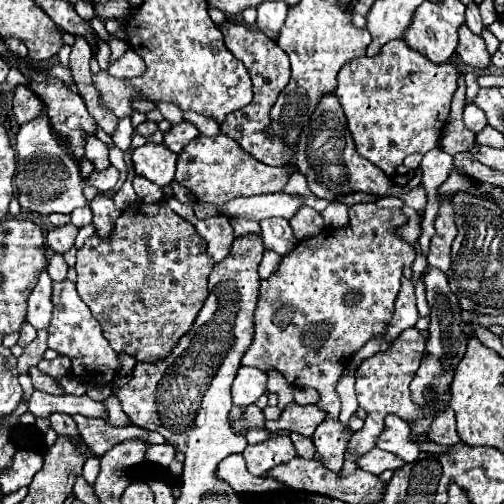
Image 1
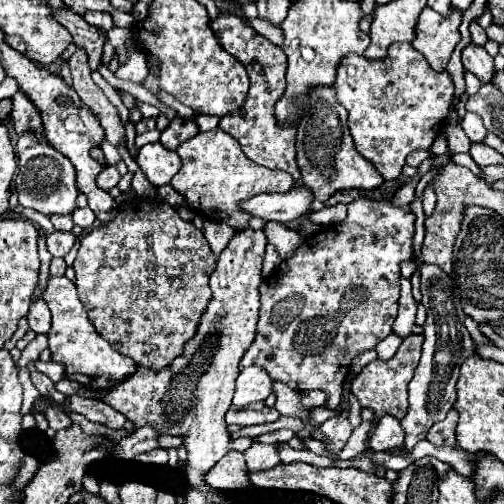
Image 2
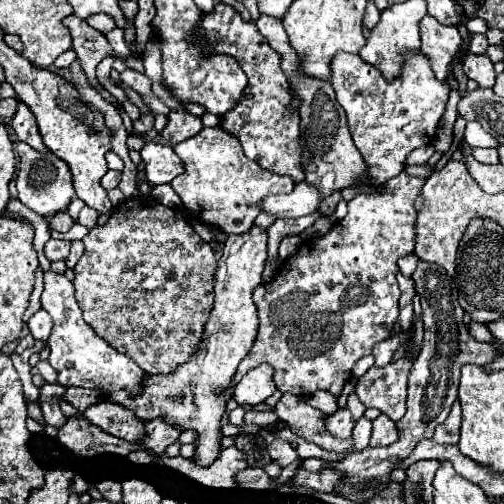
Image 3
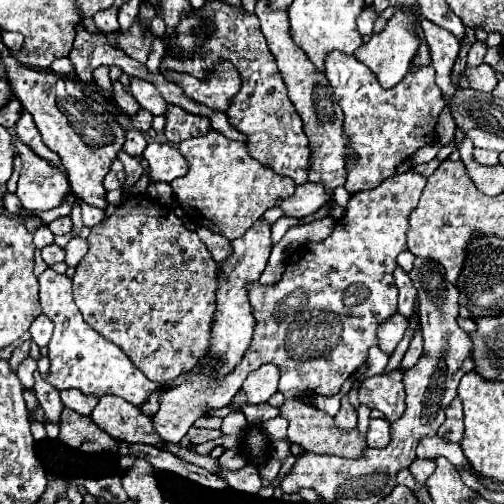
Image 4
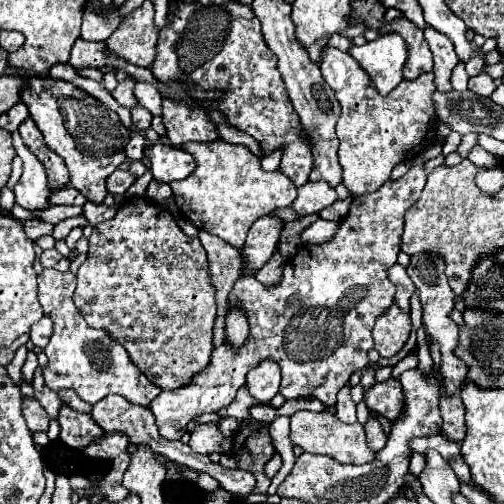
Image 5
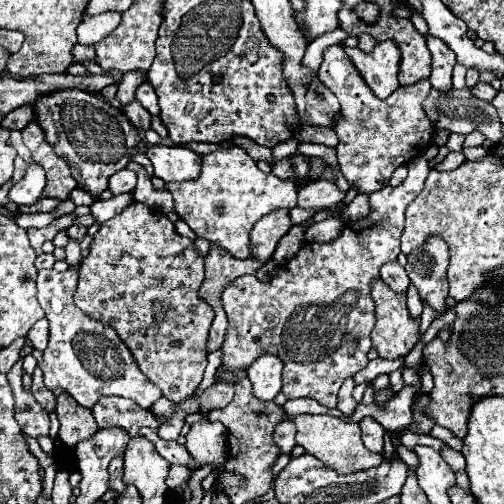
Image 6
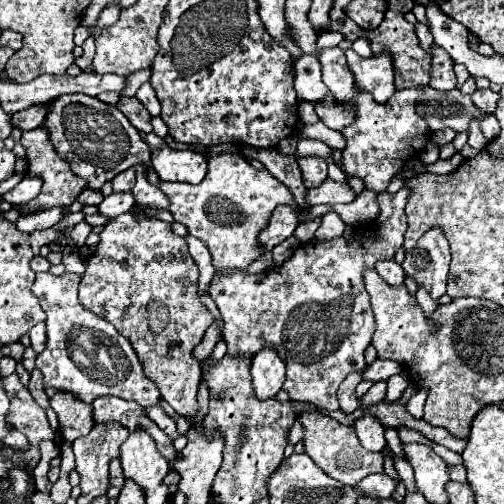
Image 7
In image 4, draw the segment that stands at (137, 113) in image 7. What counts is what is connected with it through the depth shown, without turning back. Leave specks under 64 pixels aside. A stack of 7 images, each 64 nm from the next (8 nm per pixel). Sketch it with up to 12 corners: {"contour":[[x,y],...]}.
{"contour":[[142,108],[132,118],[132,126],[140,132],[152,128],[152,114]]}

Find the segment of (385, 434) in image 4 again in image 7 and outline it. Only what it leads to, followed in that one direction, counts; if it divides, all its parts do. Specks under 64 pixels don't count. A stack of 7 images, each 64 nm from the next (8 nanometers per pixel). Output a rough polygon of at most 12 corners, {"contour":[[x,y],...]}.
{"contour":[[374,416],[356,420],[352,428],[370,452],[386,446],[384,428]]}

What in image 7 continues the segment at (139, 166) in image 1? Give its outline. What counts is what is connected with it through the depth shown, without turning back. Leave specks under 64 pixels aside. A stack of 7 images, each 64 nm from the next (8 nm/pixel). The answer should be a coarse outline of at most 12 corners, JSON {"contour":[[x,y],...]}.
{"contour":[[152,152],[160,180],[198,184],[208,172],[200,152]]}

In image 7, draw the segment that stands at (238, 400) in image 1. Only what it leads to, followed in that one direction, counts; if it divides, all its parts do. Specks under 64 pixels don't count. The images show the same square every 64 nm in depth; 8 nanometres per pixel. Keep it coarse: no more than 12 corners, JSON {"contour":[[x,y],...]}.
{"contour":[[274,350],[254,356],[250,374],[256,398],[274,398],[286,366]]}

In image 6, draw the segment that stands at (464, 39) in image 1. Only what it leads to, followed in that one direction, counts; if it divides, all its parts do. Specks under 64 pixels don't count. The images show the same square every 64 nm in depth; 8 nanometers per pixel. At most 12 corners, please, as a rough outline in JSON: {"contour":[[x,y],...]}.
{"contour":[[478,82],[470,92],[490,102],[496,96],[492,84]]}

